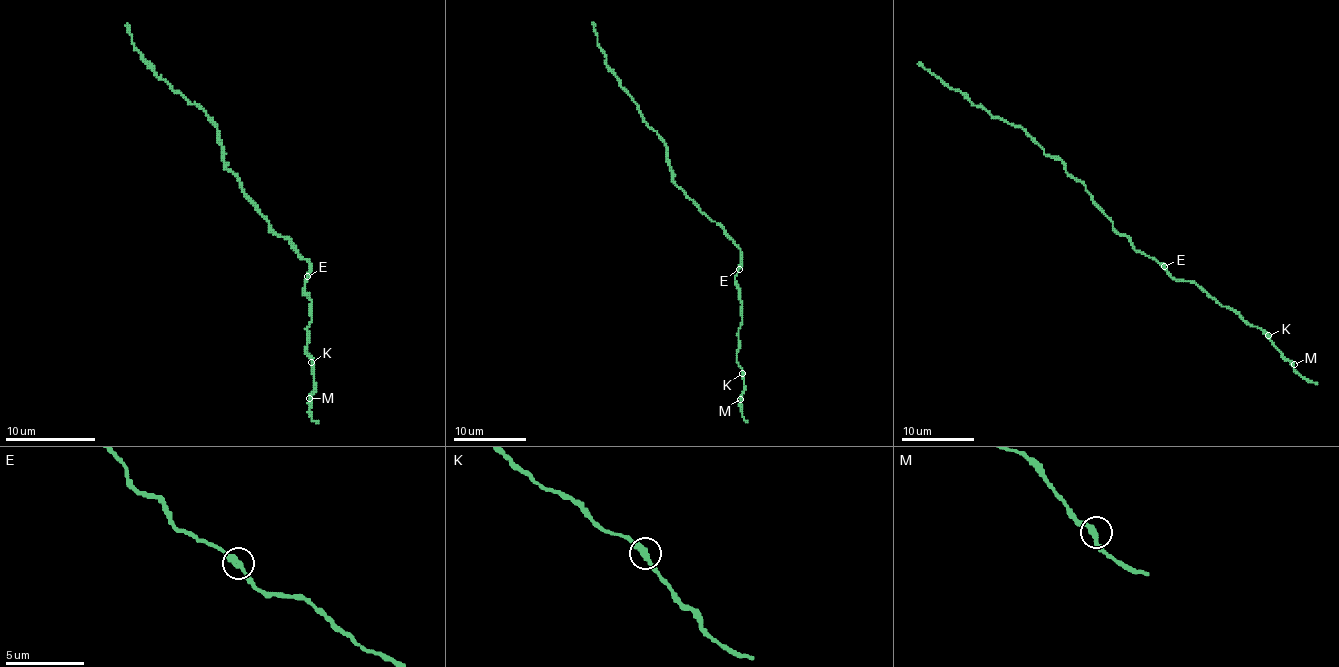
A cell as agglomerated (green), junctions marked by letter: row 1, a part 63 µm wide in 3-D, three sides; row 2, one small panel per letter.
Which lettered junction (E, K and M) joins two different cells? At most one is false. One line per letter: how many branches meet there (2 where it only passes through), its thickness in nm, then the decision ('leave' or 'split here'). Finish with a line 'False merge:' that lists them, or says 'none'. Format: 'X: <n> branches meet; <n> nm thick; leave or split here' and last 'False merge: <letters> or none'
E: 2 branches meet; 340 nm thick; leave
K: 2 branches meet; 320 nm thick; leave
M: 2 branches meet; 320 nm thick; leave
False merge: none

